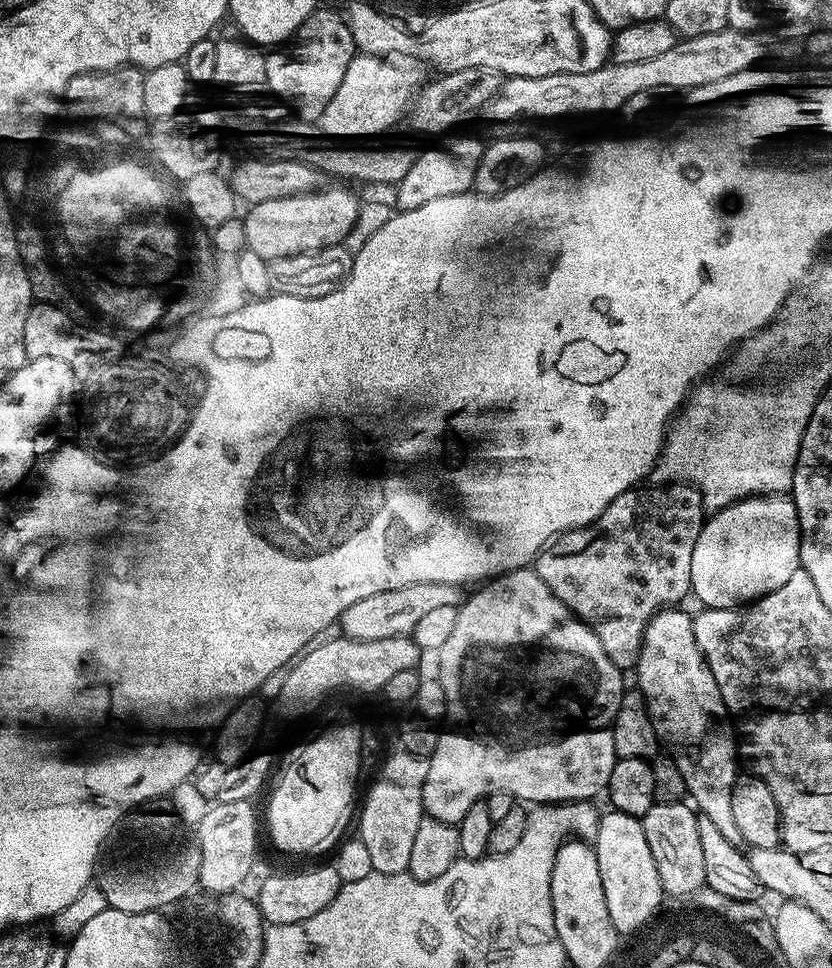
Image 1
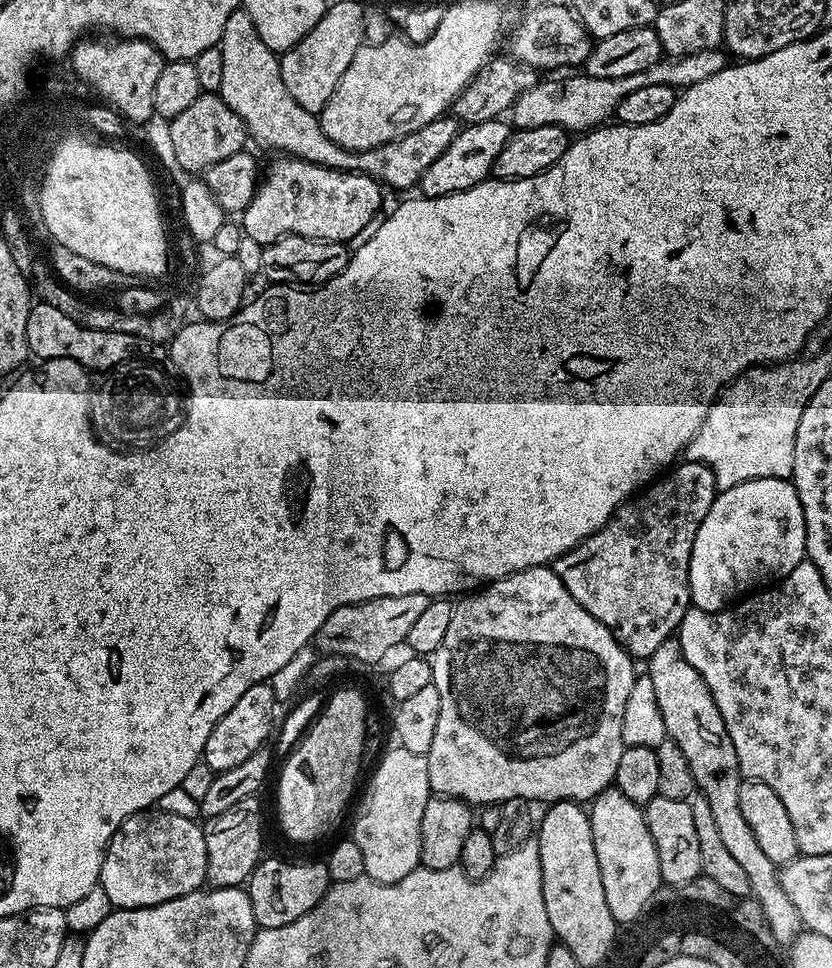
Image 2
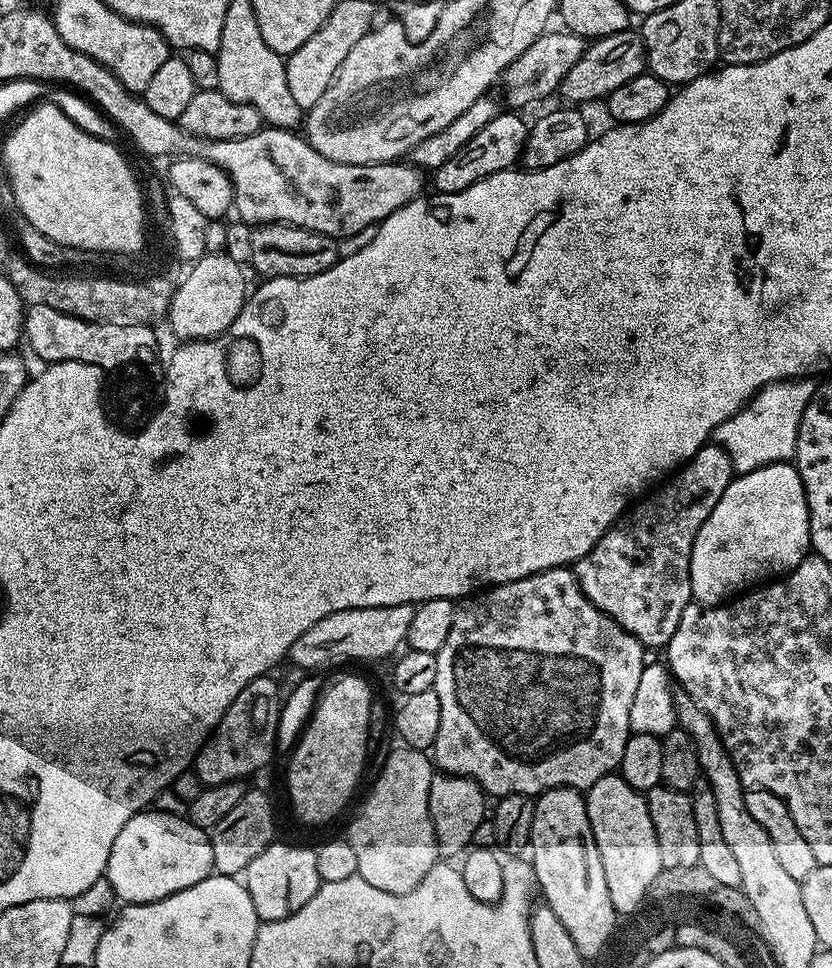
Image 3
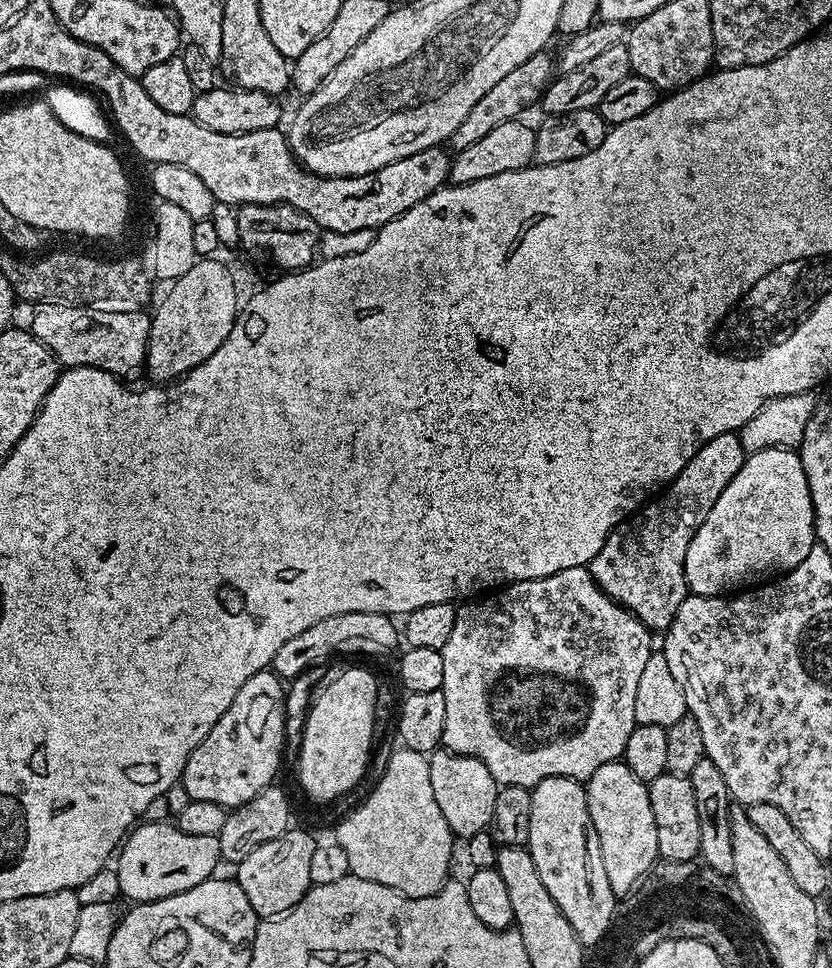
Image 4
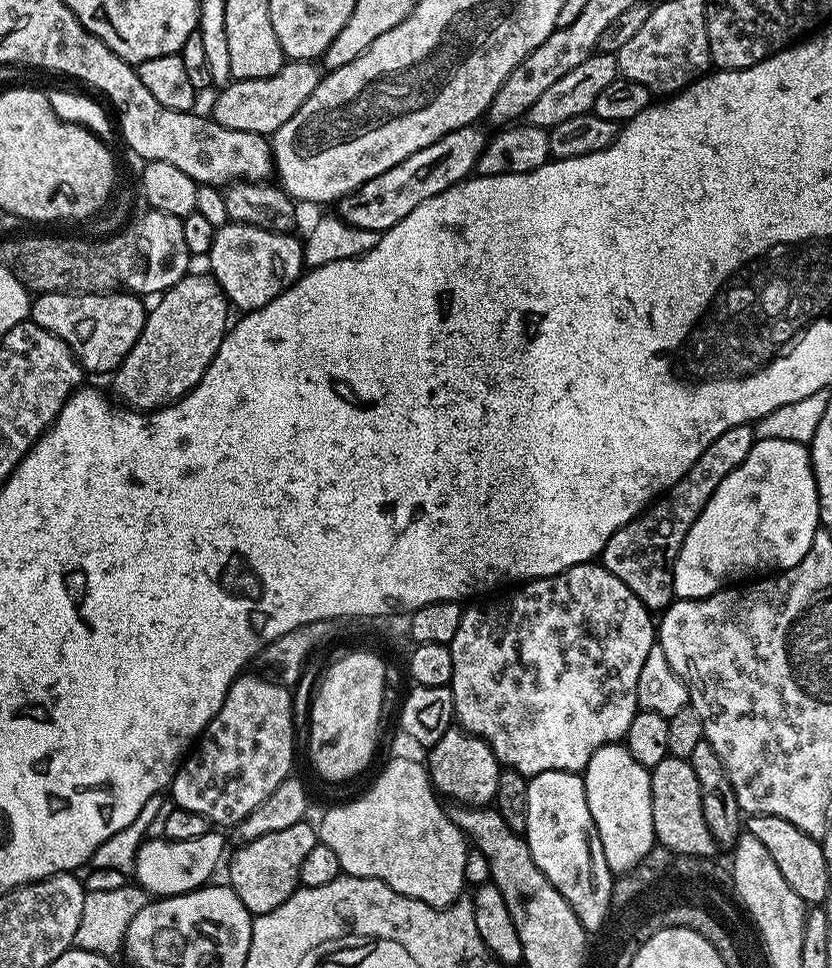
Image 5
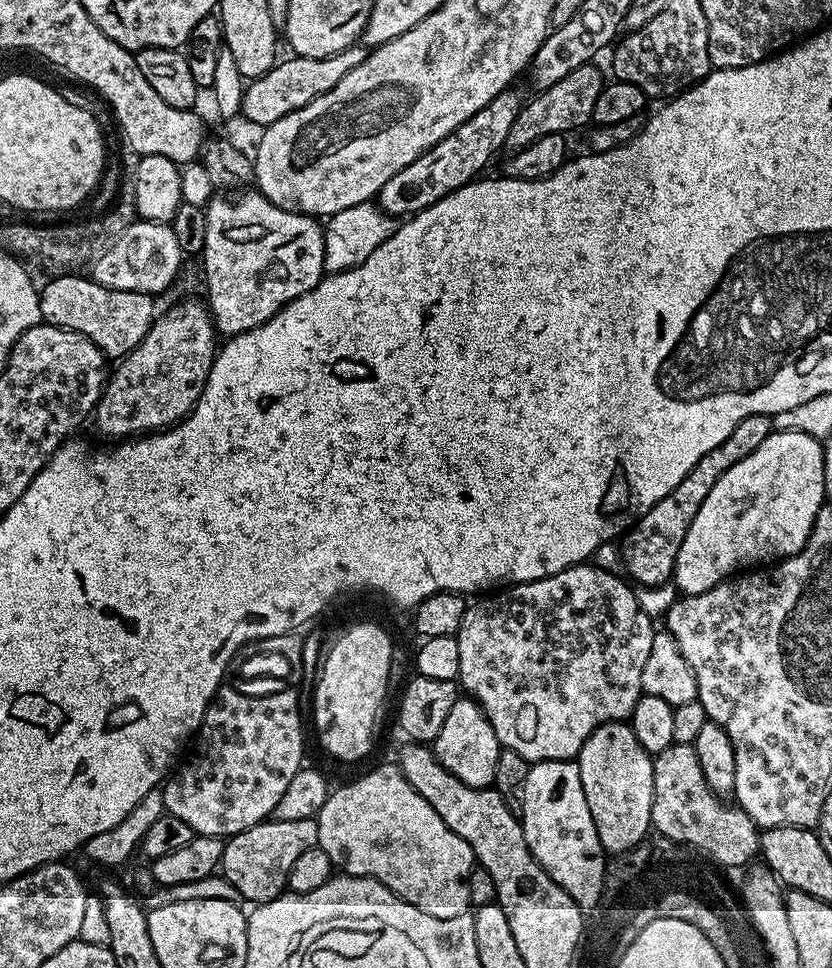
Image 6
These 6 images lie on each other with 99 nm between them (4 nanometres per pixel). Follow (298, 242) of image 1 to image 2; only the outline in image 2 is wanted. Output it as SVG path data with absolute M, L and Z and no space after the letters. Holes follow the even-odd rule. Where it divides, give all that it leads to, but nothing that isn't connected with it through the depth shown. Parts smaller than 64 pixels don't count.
M287 154L277 155L272 158L272 161L268 164L268 169L263 169L262 179L256 185L256 193L254 198L250 202L250 206L246 206L246 210L242 213L242 231L245 236L254 238L254 242L259 244L269 244L274 242L278 238L283 236L301 236L302 238L314 238L315 240L329 240L330 242L338 242L339 244L345 243L354 237L354 234L358 233L358 230L362 229L362 226L366 225L366 222L370 218L374 218L381 211L379 208L384 204L384 192L385 189L374 178L362 175L361 172L339 172L338 170L330 170L329 168L323 168L317 164L311 164L305 160L297 160L296 157Z

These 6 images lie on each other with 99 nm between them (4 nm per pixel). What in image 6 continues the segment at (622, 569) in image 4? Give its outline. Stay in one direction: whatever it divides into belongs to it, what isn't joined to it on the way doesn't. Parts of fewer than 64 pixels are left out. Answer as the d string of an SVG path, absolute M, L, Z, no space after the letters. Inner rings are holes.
M754 414L750 418L742 418L742 422L734 426L726 442L714 446L714 450L710 450L710 454L706 454L706 458L702 458L698 466L694 466L694 470L686 474L686 478L682 478L682 482L673 492L666 494L662 502L655 504L641 520L636 521L627 532L623 533L624 545L622 543L619 545L618 556L622 561L622 568L624 564L625 570L629 572L627 575L637 585L659 588L673 579L678 550L682 550L682 538L686 538L686 530L690 530L694 514L702 510L706 494L714 490L714 482L718 482L718 478L722 478L722 474L730 470L730 466L738 466L742 458L754 454L754 450L758 450L758 446L762 446L762 442L766 442L766 438L773 431L771 416Z

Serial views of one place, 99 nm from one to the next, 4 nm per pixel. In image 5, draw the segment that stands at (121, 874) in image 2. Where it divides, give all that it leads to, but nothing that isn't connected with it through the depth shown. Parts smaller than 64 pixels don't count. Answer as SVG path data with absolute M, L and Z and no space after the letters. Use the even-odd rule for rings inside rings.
M210 830L202 838L190 838L190 842L174 842L163 838L145 839L136 852L135 883L153 897L181 896L205 887L213 879L216 867L225 859L224 836L220 830Z

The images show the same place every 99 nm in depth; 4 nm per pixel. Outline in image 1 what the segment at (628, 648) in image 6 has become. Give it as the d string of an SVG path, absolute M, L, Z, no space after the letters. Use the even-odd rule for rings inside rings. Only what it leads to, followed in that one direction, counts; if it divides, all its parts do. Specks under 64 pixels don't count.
M531 567L519 568L508 572L504 576L497 576L477 587L476 592L467 597L460 605L460 613L456 619L454 630L446 646L442 646L438 653L440 659L440 673L438 679L444 691L446 716L460 732L441 731L436 737L436 745L432 755L427 757L428 769L422 786L422 802L424 811L431 819L441 820L447 824L459 825L460 819L470 810L470 806L481 803L490 793L498 788L504 788L517 801L527 802L532 806L541 804L567 804L569 802L588 802L605 791L610 782L610 770L614 770L617 762L614 750L614 734L612 723L618 714L618 706L622 702L626 691L624 685L625 673L606 654L598 634L588 624L583 624L576 615L558 599Z

